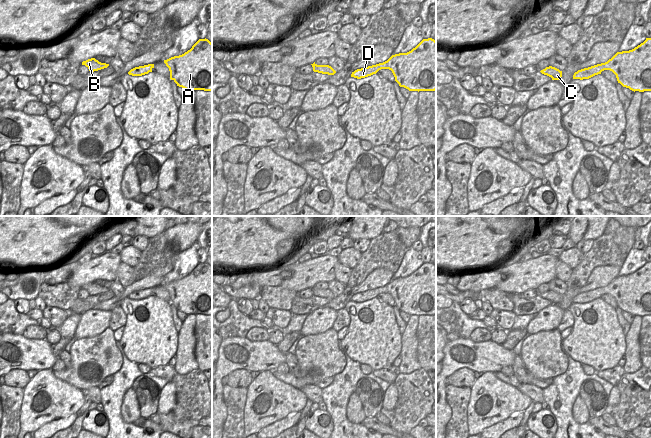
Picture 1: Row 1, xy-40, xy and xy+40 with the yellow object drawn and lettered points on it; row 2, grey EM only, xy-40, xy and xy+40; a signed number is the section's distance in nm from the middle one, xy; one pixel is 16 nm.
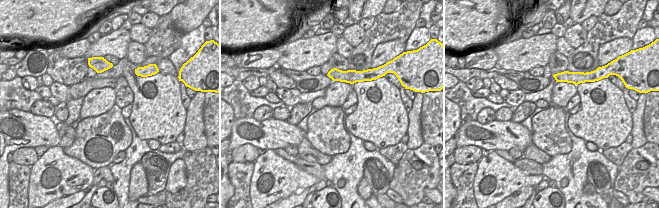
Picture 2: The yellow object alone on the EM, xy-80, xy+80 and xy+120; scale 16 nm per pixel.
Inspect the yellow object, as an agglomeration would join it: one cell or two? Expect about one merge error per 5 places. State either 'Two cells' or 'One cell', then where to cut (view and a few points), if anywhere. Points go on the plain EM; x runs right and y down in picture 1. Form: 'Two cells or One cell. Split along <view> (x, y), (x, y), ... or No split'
One cell. No split

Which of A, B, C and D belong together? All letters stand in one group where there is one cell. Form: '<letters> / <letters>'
A B C D

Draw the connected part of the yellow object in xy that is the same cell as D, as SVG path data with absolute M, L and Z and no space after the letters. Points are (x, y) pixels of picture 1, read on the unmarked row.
M423 263L411 275L392 279L383 287L357 293L351 301L365 302L381 293L391 294L399 310L409 315L435 315L436 265Z

